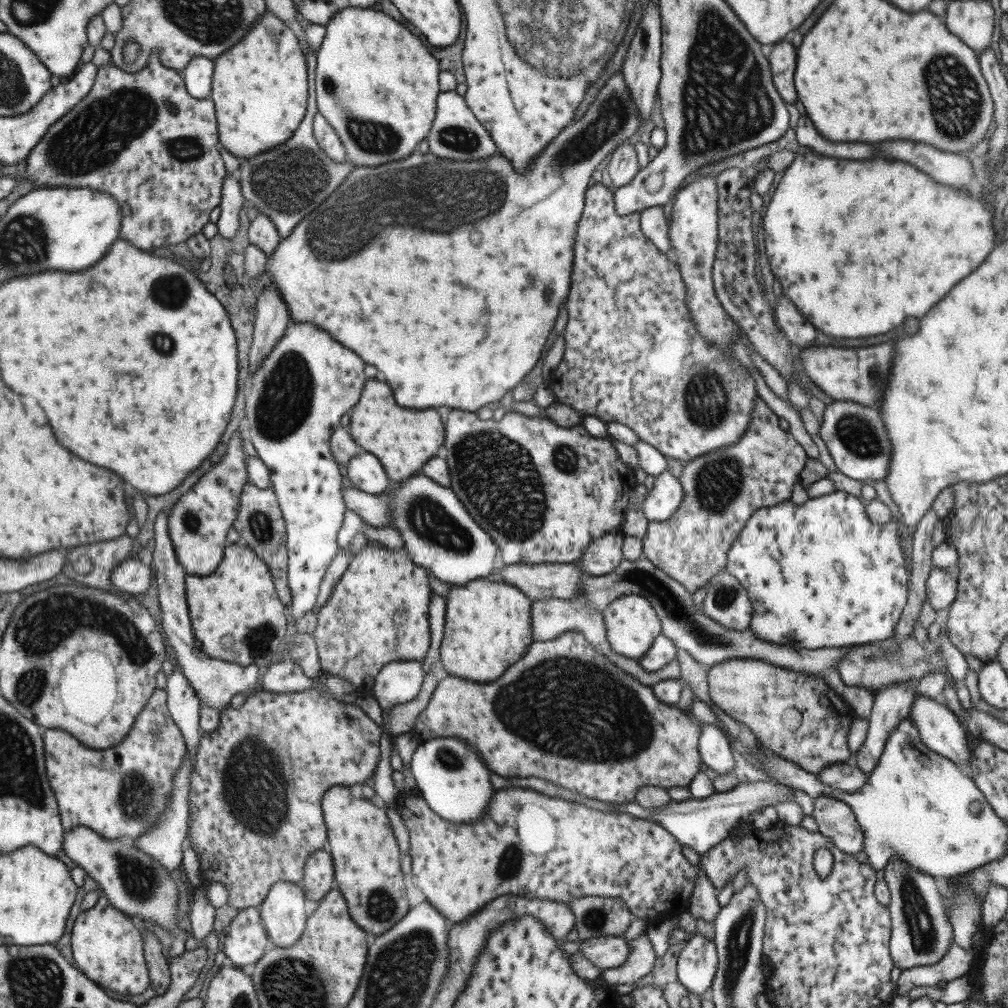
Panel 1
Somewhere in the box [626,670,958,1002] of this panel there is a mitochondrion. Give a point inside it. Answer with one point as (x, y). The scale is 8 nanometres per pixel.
(922, 933)

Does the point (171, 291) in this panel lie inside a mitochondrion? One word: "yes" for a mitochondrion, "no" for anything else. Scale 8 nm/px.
yes

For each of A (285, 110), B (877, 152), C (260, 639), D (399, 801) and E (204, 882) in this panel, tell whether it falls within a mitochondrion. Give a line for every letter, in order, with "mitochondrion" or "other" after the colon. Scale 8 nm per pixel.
A: other
B: other
C: mitochondrion
D: other
E: other

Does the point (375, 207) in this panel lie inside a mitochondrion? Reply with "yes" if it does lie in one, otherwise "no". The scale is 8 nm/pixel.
yes

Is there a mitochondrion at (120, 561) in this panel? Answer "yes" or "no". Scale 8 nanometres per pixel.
no

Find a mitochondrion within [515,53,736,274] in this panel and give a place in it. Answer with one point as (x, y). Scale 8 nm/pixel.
(611, 115)

